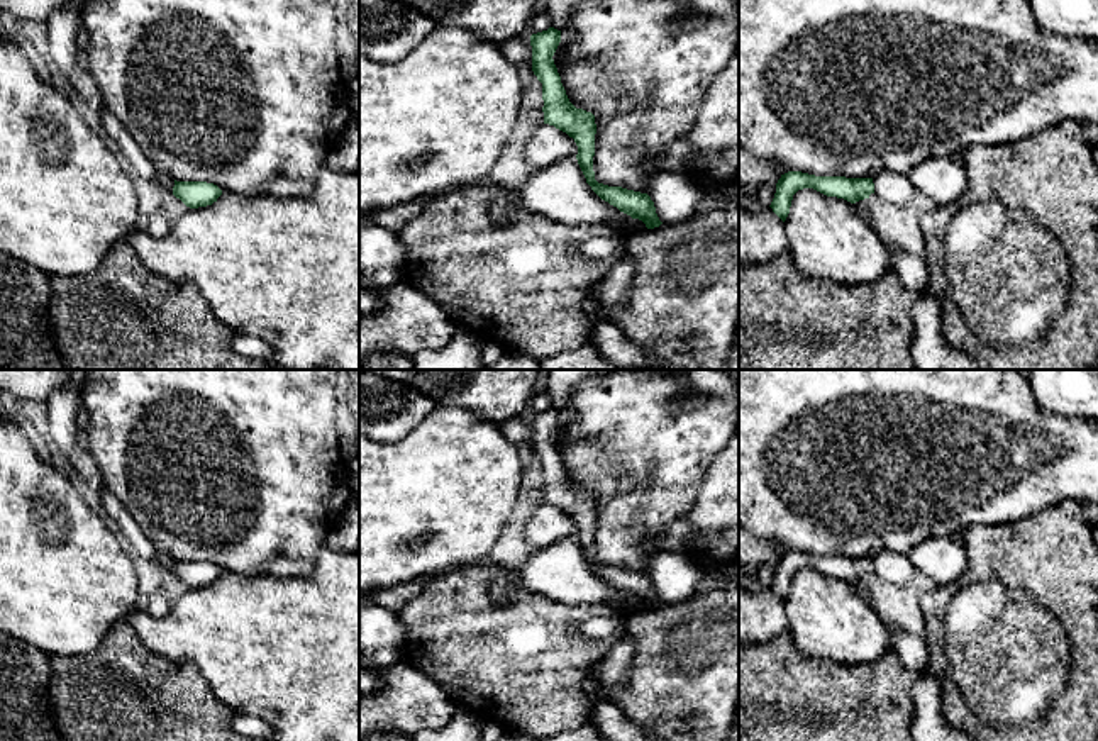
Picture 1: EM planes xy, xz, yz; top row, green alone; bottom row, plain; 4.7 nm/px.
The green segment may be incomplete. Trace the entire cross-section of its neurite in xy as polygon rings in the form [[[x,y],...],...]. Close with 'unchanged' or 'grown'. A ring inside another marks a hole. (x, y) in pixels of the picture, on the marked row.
[[[176,181],[173,187],[173,195],[180,198],[186,207],[198,209],[217,202],[222,190],[207,181]]] | unchanged

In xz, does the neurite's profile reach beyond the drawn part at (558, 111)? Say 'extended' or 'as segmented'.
as segmented

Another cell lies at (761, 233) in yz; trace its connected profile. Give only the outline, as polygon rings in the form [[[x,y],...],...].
[[[739,203],[739,266],[766,265],[786,249],[785,222],[771,207],[749,210]]]

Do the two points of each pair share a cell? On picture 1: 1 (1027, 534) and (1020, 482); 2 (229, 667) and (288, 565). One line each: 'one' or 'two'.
1: two
2: two

